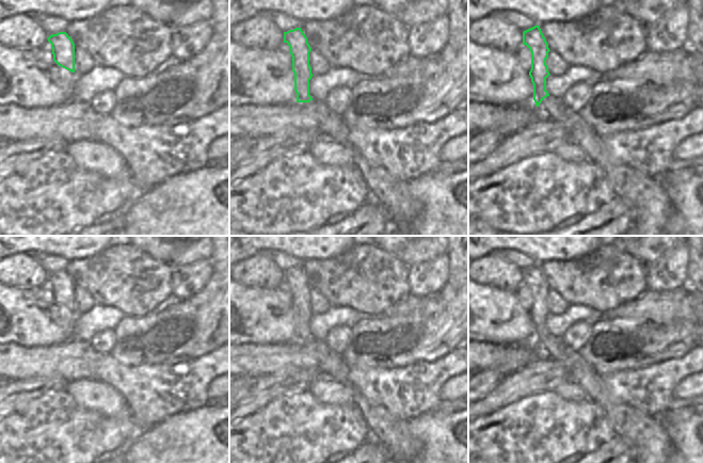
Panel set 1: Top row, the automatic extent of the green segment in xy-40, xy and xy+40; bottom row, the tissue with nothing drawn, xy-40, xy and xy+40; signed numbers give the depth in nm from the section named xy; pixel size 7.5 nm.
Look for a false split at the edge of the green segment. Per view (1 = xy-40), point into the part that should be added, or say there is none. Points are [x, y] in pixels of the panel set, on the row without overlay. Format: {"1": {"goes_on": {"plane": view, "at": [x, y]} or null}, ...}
{"1": {"goes_on": null}}

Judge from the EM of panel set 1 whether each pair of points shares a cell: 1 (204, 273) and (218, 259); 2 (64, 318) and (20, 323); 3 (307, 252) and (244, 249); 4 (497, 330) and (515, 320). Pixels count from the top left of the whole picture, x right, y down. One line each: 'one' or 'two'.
1: two
2: one
3: one
4: one

